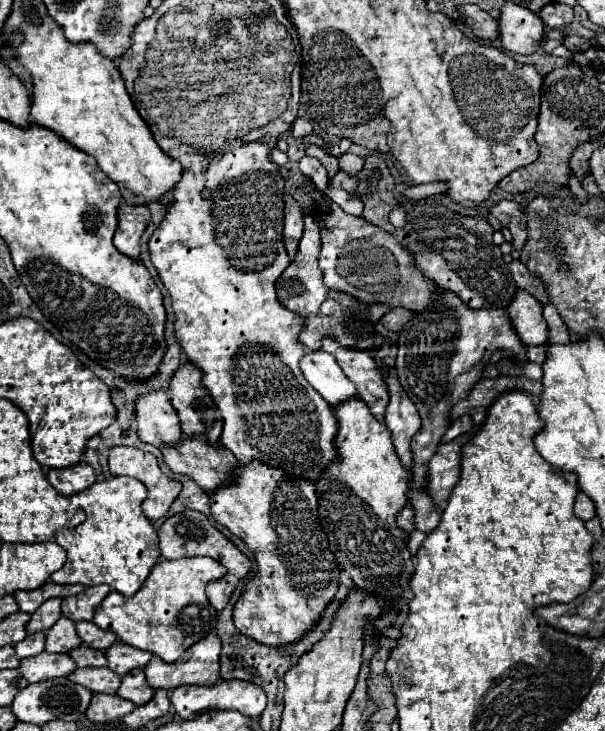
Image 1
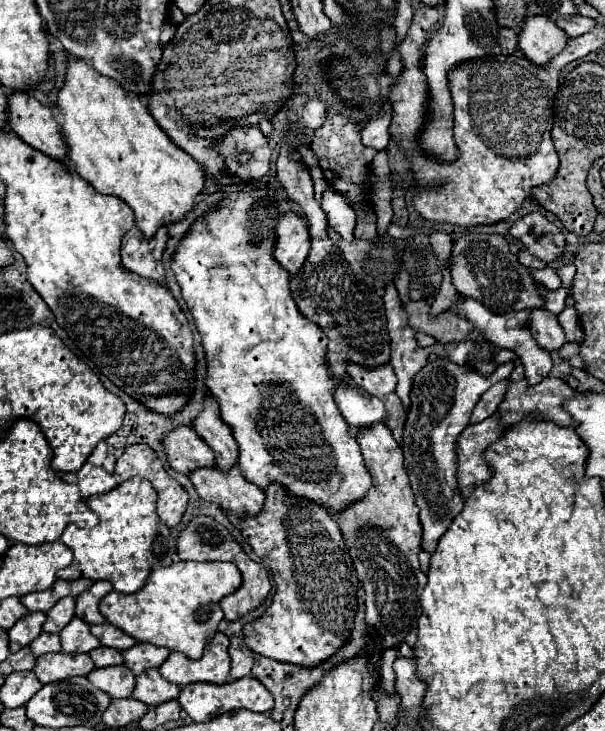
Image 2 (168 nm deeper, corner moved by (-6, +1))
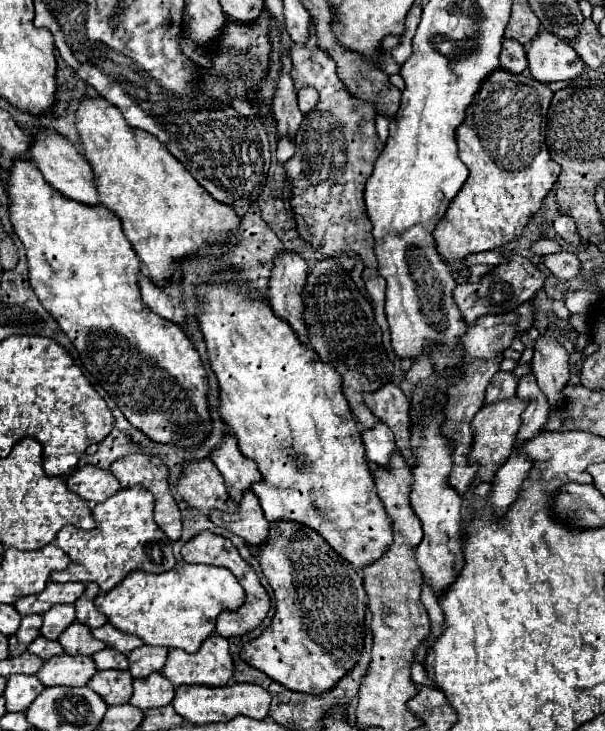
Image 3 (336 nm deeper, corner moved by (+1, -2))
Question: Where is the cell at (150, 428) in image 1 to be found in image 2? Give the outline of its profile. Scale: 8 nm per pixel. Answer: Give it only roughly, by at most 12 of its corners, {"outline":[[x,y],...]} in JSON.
{"outline":[[188,426],[166,434],[170,468],[212,468],[212,448]]}

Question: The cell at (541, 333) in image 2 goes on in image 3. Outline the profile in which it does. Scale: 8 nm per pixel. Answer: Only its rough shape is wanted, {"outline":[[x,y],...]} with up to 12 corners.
{"outline":[[539,335],[531,369],[551,409],[563,403],[569,353]]}

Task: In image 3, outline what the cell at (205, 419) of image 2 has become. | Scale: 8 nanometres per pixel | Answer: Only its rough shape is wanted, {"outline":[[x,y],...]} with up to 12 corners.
{"outline":[[225,433],[211,451],[235,503],[261,479],[257,465],[241,455]]}

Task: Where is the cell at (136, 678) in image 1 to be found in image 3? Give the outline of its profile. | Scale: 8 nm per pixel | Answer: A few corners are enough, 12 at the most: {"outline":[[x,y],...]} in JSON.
{"outline":[[161,673],[133,681],[131,705],[147,711],[173,701],[175,687]]}

